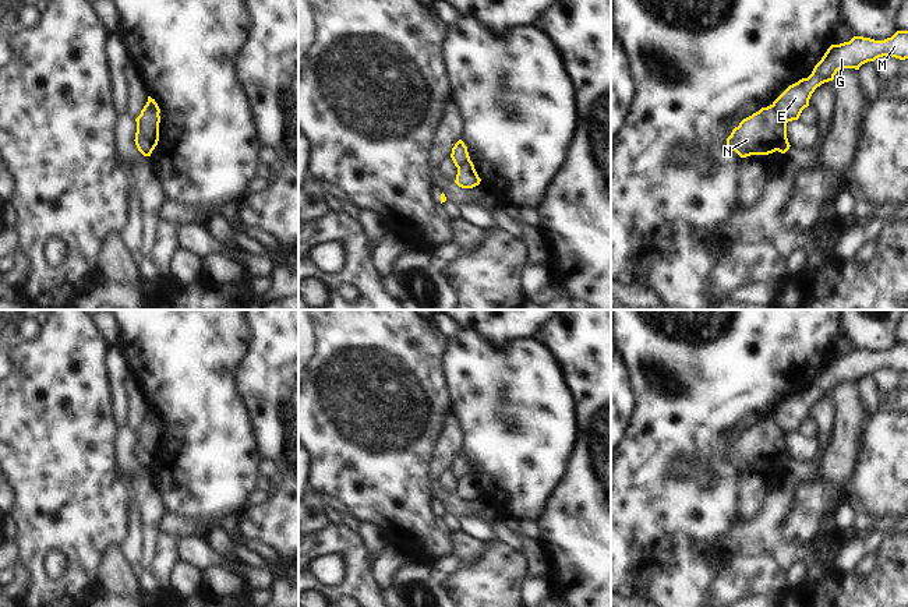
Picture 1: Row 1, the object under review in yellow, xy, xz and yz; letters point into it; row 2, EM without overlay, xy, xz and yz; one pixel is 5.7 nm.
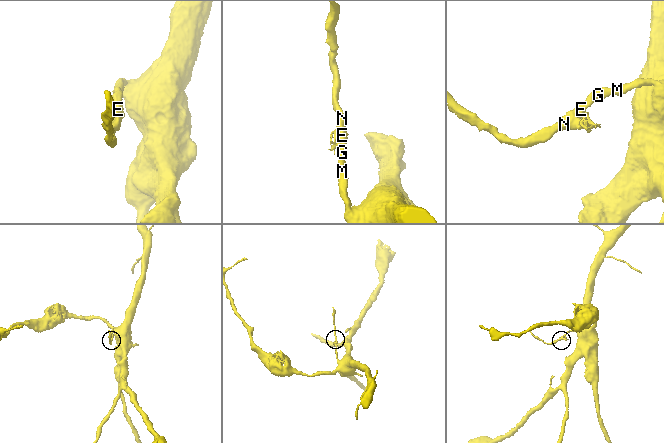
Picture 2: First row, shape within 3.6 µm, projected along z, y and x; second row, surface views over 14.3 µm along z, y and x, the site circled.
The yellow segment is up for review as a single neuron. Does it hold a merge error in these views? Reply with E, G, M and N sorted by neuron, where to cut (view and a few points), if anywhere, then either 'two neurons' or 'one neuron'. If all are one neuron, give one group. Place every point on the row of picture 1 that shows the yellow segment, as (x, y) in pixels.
groups E G M / N; cut yz (772, 105), (785, 123); two neurons

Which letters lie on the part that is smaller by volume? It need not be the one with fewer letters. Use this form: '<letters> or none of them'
N

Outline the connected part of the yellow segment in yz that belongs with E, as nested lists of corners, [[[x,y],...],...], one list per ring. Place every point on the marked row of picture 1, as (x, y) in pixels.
[[[897,31],[884,40],[854,36],[849,42],[831,45],[815,66],[812,74],[789,85],[773,102],[773,106],[785,123],[798,120],[802,110],[809,106],[815,89],[824,82],[833,81],[838,70],[859,70],[862,64],[883,56],[900,60],[908,59],[908,31]]]

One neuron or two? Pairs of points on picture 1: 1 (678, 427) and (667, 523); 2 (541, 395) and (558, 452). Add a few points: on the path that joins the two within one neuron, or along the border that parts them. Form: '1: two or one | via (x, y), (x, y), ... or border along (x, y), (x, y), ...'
1: one | via (663, 451), (663, 500)
2: one | via (553, 409), (554, 438)

